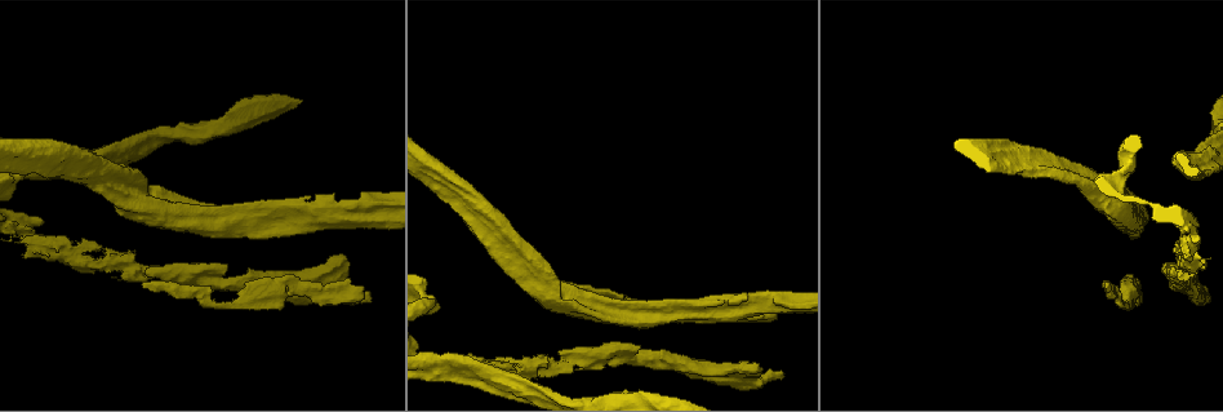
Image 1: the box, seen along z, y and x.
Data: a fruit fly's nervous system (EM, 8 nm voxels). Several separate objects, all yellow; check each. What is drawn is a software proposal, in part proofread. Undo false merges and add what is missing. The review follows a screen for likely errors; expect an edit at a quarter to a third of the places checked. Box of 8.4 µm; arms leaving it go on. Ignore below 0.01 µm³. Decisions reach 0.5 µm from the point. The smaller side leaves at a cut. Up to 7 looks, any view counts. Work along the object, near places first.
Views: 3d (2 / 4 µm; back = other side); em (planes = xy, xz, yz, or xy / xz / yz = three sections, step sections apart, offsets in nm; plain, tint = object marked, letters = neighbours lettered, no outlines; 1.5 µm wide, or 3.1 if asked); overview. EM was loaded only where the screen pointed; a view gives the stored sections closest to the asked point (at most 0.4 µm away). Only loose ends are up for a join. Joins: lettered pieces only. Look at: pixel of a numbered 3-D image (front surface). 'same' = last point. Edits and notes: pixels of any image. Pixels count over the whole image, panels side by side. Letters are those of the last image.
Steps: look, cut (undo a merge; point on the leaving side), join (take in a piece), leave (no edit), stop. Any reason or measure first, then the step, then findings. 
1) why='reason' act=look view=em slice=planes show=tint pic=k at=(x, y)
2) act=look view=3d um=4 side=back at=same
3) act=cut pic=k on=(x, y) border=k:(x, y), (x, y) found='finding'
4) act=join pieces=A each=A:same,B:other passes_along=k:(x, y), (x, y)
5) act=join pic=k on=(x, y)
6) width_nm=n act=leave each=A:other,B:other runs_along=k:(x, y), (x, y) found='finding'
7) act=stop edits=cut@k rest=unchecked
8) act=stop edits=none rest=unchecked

act=look view=3d um=4 pic=1 at=(272, 217)

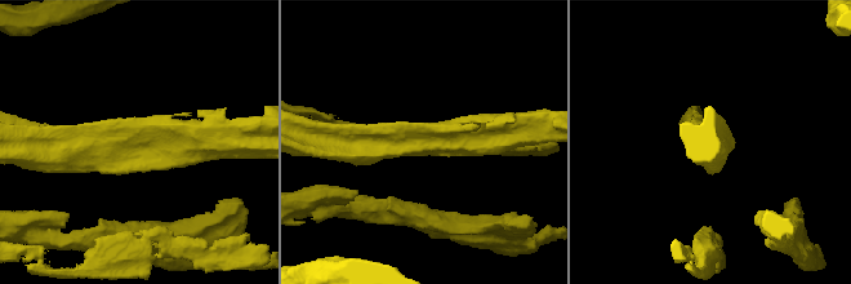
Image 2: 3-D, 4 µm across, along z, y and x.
why='now the EM' act=look view=em slice=planes show=letters pic=2 at=(426, 141)

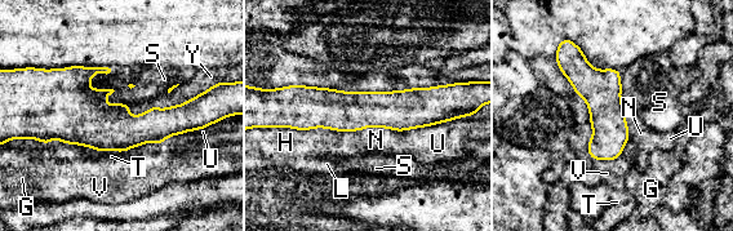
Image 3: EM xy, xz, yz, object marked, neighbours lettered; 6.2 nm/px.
act=leave each=G:other,H:other,L:other,N:other,S:other,T:other,U:other,V:other,Y:other found='continuous, no second neuron'

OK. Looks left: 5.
act=look view=em slice=xz step=8 show=tint pic=1 at=(94, 241)

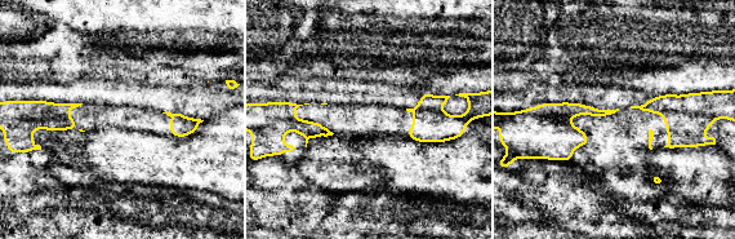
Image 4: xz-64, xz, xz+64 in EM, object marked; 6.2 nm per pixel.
act=look view=em slice=yz step=8 show=letters at=same

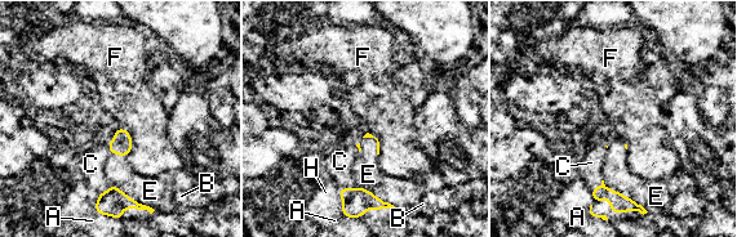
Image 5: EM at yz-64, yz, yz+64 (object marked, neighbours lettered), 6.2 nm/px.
act=leave each=A:other,B:other,C:other,E:other,F:other,H:other border=5:(116, 125), (131, 135), (128, 157) found='none of them fits'

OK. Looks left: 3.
why='an open end' act=look view=3d um=2 pic=1 at=(432, 189)

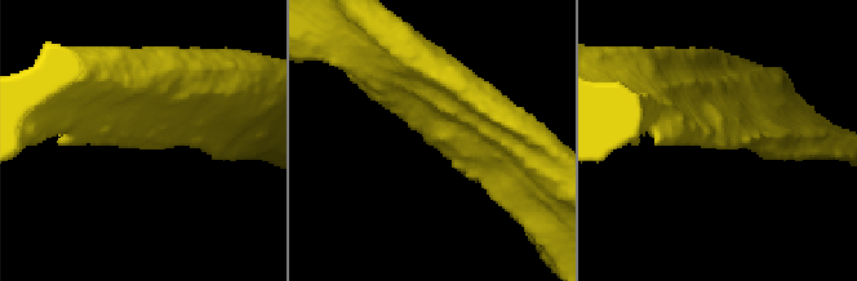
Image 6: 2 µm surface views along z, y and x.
act=look view=em slice=planes show=letters pic=6 at=(713, 141)

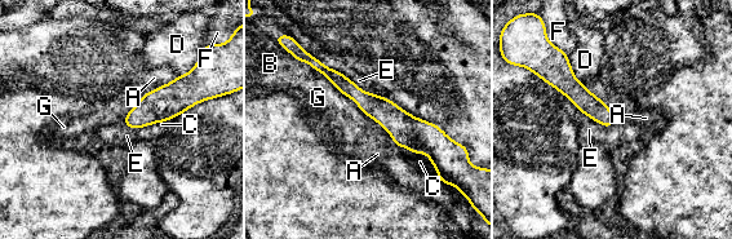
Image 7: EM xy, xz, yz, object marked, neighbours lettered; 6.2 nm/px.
act=leave each=A:other,B:other,C:other,D:other,E:other,F:other,G:other runs_along=7:(305, 56), (407, 131), (434, 140) found='none of them fits'

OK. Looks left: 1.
act=stop edits=none rest=unchecked

